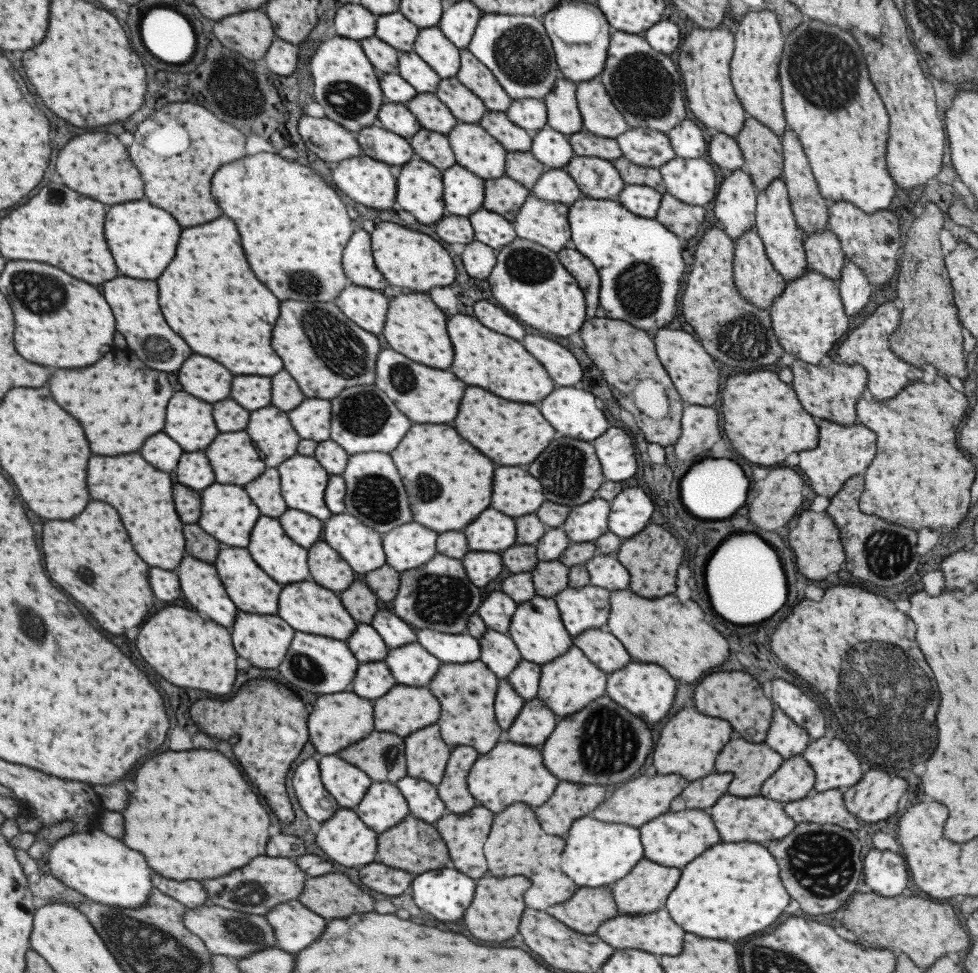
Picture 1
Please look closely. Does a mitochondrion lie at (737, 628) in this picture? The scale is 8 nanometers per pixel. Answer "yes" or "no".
no

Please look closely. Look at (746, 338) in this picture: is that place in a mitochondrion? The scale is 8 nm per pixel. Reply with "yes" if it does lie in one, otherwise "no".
yes

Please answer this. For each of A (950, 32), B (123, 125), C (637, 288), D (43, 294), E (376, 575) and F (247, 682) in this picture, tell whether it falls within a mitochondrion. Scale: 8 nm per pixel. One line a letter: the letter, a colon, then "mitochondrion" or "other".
A: mitochondrion
B: other
C: mitochondrion
D: mitochondrion
E: other
F: other

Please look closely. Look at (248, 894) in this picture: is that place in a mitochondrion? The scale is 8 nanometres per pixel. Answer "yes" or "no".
yes

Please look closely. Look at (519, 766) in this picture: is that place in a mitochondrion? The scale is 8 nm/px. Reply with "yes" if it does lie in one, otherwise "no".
no

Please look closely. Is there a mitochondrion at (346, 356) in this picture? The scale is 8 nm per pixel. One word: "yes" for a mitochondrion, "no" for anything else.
yes

